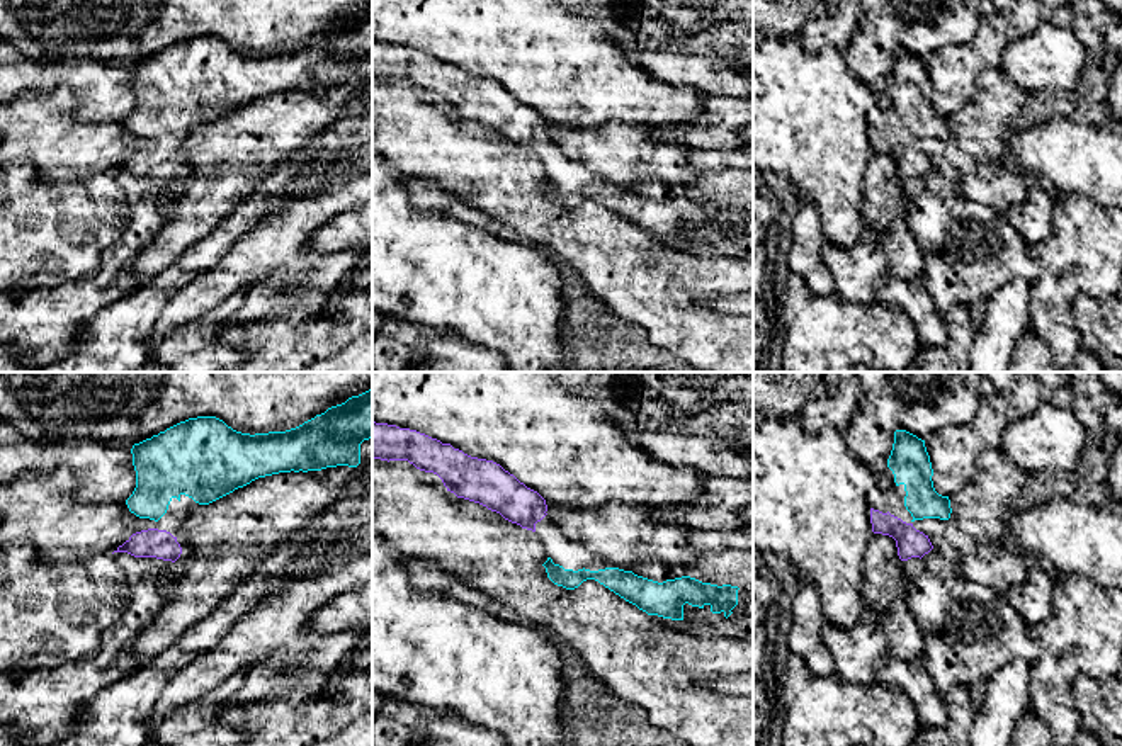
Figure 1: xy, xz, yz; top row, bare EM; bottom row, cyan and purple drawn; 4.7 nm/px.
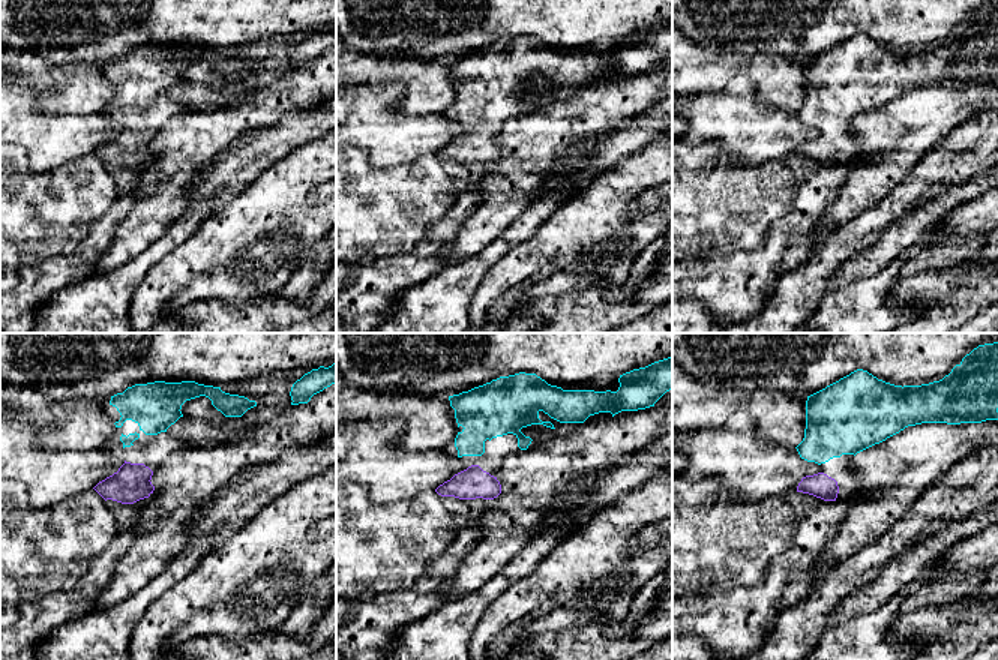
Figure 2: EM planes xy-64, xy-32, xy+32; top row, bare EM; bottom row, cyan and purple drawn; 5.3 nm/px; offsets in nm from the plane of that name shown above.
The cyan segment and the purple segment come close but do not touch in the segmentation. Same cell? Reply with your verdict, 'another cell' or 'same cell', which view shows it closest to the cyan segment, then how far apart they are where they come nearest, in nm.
same cell; view yz; gap 20 nm

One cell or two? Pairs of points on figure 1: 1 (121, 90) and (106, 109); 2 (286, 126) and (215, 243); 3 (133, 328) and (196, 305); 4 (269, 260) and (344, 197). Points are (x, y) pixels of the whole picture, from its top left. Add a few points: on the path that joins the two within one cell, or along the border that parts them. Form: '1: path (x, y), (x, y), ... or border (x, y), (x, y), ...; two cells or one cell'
1: path (116, 96), (107, 104); one cell
2: border (266, 180), (206, 233); two cells
3: border (181, 288), (164, 306), (153, 327), (148, 354); two cells
4: path (288, 242), (325, 206); one cell

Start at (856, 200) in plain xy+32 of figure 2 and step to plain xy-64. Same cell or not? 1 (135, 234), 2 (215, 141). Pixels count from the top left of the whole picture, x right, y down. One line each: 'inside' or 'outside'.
1: inside
2: inside

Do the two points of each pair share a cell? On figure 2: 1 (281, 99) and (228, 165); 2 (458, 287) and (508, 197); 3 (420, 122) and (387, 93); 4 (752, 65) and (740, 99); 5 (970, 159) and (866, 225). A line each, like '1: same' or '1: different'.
1: different
2: different
3: same
4: different
5: same

